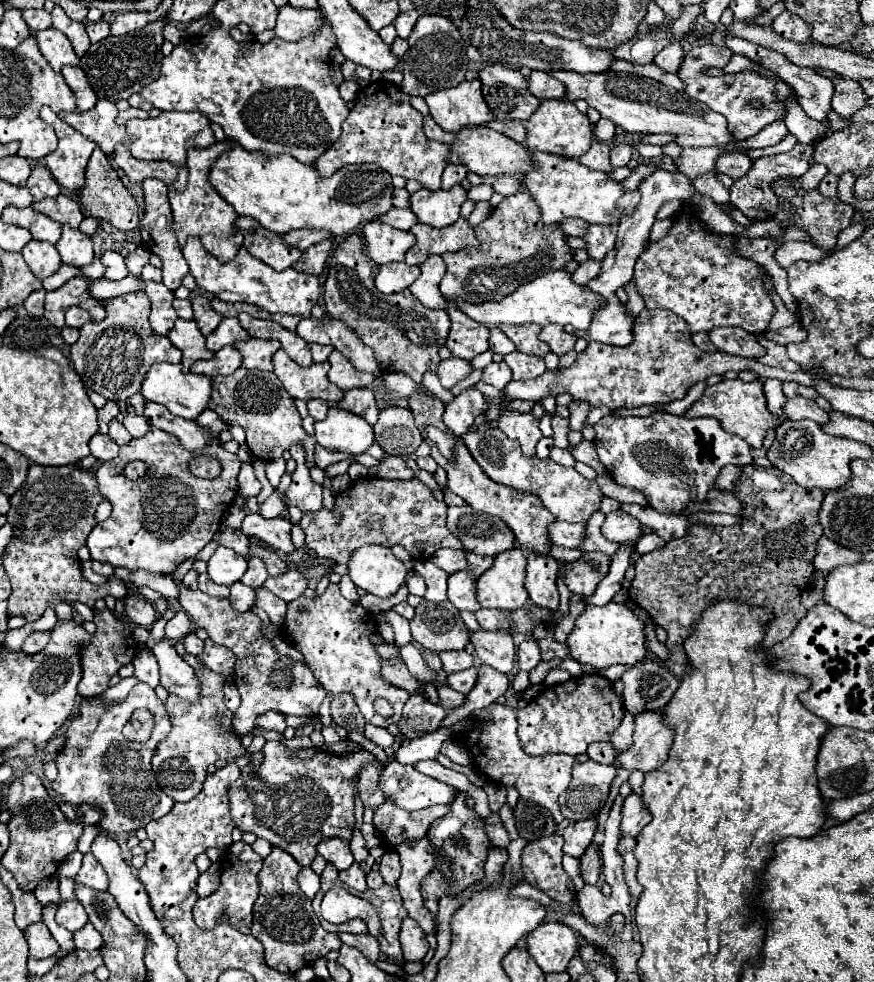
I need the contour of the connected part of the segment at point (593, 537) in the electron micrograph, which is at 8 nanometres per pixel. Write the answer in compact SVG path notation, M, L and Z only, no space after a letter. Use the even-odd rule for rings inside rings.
M595 512L589 520L587 520L587 530L585 530L585 544L581 544L579 550L585 550L585 552L593 552L593 550L599 550L599 552L605 552L607 556L613 556L619 548L619 544L615 542L609 542L603 534L601 534L601 524L603 524L603 512Z

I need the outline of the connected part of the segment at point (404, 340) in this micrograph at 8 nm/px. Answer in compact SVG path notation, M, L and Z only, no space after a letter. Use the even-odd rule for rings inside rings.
M349 234L341 244L333 248L329 262L329 274L325 280L325 308L335 320L345 322L353 332L375 350L383 372L405 372L417 384L427 370L435 372L439 366L439 346L445 344L449 332L447 310L429 310L411 296L409 290L397 294L381 294L375 288L377 264L363 254L363 240L357 234Z

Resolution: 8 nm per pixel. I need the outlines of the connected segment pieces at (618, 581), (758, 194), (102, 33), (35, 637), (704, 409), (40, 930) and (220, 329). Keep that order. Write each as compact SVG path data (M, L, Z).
M623 542L617 556L611 558L611 568L609 574L601 580L597 592L587 600L589 604L607 604L613 600L615 594L619 594L623 590L623 580L625 580L625 570L629 566L629 548L635 548L635 542Z
M797 142L795 148L787 154L777 154L771 158L759 158L753 162L751 172L747 172L745 176L741 176L739 180L733 182L731 186L731 202L749 218L749 220L765 220L765 218L773 218L779 206L777 196L771 190L771 182L777 176L783 174L805 174L809 168L813 166L813 146L811 144L801 144Z
M105 20L87 24L87 34L89 34L91 42L99 42L99 40L103 40L103 38L109 36L109 24Z
M33 632L23 642L23 650L25 654L35 654L41 652L47 646L47 642L49 642L49 632Z
M723 380L715 386L707 386L703 396L683 414L685 418L711 416L721 422L725 432L743 438L751 448L759 448L763 444L765 432L777 424L773 414L767 410L763 384L761 382L743 382L743 380Z
M43 922L25 928L25 938L29 942L29 958L33 960L43 960L59 952L59 944L55 942L55 938L51 936L49 928Z
M223 318L213 334L207 336L207 348L211 352L233 344L235 340L249 340L249 334L239 326L237 318Z

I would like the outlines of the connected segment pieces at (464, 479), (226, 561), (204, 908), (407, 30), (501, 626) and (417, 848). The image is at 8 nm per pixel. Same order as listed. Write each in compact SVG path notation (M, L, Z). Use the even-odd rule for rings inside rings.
M457 444L457 458L453 460L453 464L445 464L443 456L437 454L437 448L431 448L431 456L435 458L435 462L439 466L443 466L447 470L449 476L449 490L455 492L457 496L461 496L469 506L477 508L479 512L491 514L491 516L499 516L515 534L517 542L521 544L521 548L529 548L533 552L545 554L551 546L549 538L547 538L547 524L555 522L555 518L547 512L547 508L543 508L541 500L535 494L527 494L527 492L517 492L509 486L501 486L501 484L493 484L493 480L489 476L485 476L485 472L479 468L479 464L469 456L469 450L465 448L465 444Z
M219 546L215 554L209 558L207 574L213 582L231 586L243 578L245 570L247 570L247 560L243 556L237 556L237 552L225 546Z
M237 842L233 846L229 846L227 854L225 854L225 862L223 862L223 870L221 870L221 886L215 894L197 900L195 908L193 908L193 920L199 928L207 930L213 928L215 924L219 924L221 912L225 912L229 916L229 922L235 930L243 932L243 934L251 934L251 918L253 918L253 904L257 900L257 892L259 892L259 882L257 882L257 874L261 870L263 858L259 854L255 854L251 850L249 844Z
M415 10L401 12L401 14L395 18L395 22L393 22L395 28L397 28L397 34L399 34L401 38L409 38L409 34L411 34L411 30L413 30L417 18L419 18L419 14L417 14Z
M479 608L475 612L475 618L477 618L479 626L485 628L485 630L509 630L509 620L501 610Z
M427 838L419 840L411 848L407 844L401 844L397 848L397 852L401 856L401 868L403 868L397 888L401 892L403 906L409 914L409 918L419 922L419 926L427 934L433 932L435 924L433 924L431 914L423 906L423 898L419 894L419 882L423 880L425 874L429 874L433 868L437 868L437 862L439 862L439 856L433 856L433 852L429 848L431 848L431 844Z

